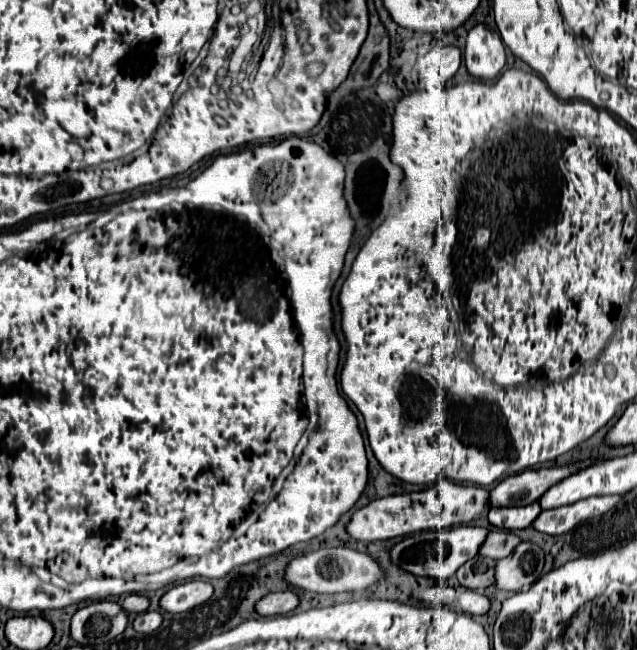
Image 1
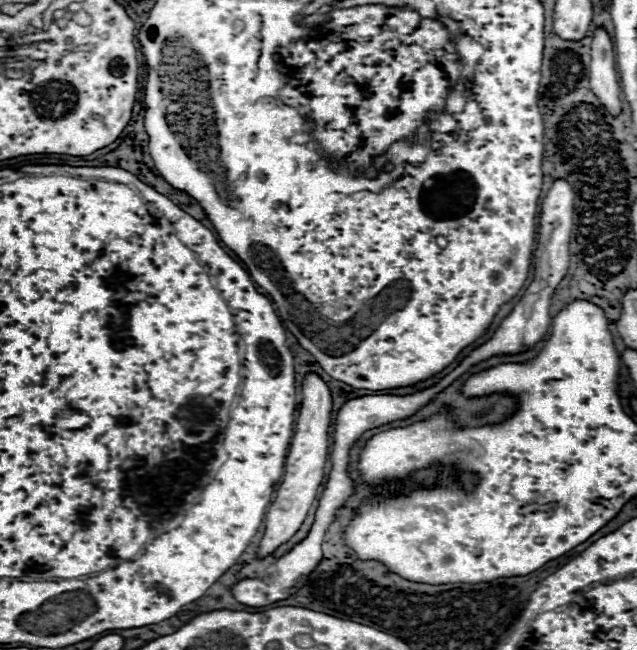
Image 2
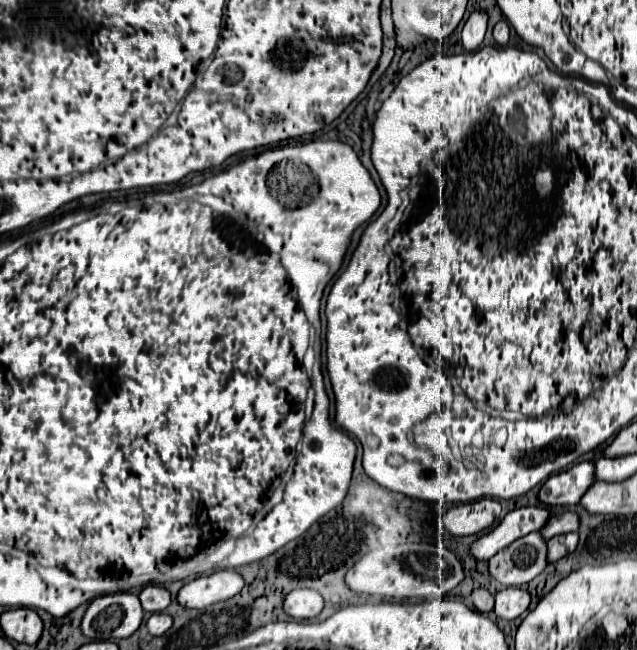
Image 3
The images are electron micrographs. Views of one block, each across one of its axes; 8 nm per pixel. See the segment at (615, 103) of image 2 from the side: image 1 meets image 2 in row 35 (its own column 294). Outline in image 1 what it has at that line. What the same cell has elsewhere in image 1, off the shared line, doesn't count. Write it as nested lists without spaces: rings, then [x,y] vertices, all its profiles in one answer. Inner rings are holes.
[[[272,592],[256,602],[256,612],[260,616],[282,616],[298,606],[298,596],[294,592]]]

